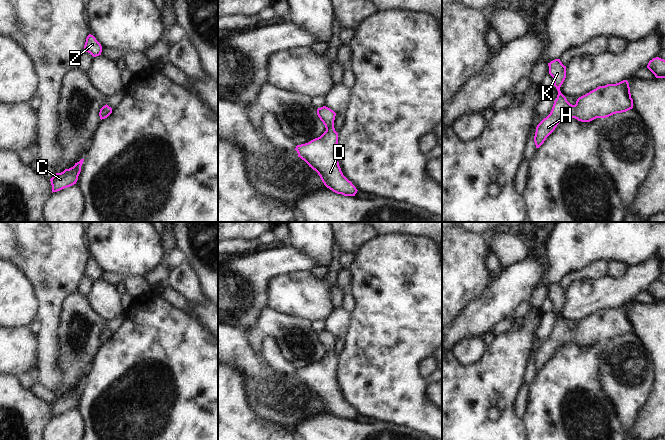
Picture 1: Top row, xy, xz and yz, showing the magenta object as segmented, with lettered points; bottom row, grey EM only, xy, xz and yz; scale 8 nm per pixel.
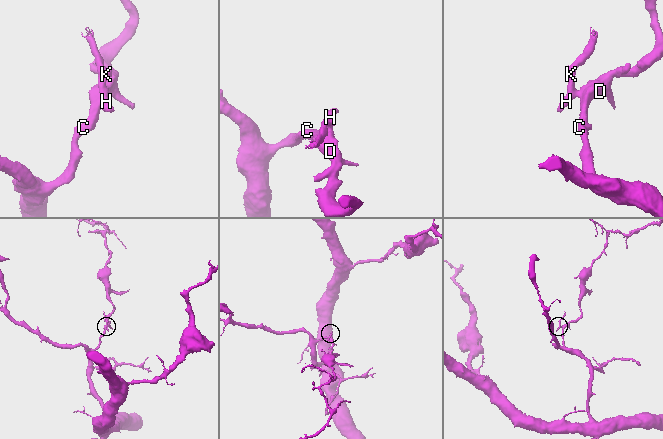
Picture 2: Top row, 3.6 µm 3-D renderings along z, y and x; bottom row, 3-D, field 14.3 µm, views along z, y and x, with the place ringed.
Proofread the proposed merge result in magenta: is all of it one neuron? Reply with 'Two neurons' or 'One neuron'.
One neuron.

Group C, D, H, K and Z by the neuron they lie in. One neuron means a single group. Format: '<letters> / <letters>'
C D H K Z

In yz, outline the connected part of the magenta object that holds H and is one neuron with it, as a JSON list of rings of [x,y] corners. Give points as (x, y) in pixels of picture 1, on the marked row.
[[[560,59],[551,61],[548,66],[558,95],[550,114],[536,127],[534,136],[536,148],[544,143],[560,122],[569,117],[581,122],[590,122],[596,118],[606,118],[633,108],[633,99],[627,80],[599,86],[579,97],[576,104],[572,105],[560,91],[560,87],[566,78],[566,66],[562,64]]]

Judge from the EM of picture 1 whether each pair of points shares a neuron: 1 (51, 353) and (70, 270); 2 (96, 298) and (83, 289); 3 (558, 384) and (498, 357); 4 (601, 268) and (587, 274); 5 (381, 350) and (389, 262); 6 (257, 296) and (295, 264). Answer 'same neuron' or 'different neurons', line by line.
1: same neuron
2: different neurons
3: different neurons
4: same neuron
5: same neuron
6: same neuron

